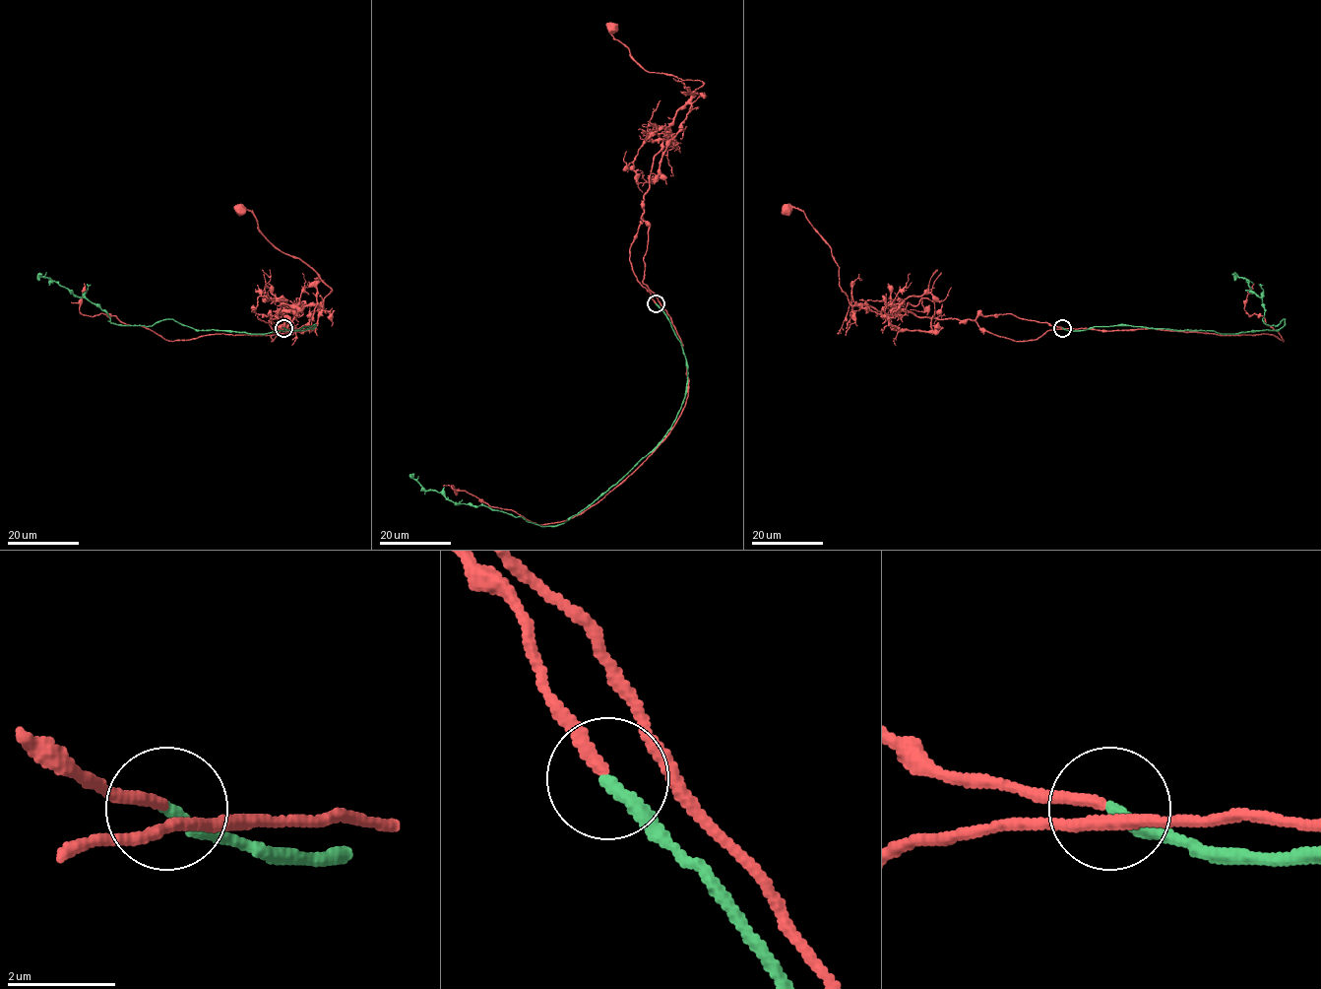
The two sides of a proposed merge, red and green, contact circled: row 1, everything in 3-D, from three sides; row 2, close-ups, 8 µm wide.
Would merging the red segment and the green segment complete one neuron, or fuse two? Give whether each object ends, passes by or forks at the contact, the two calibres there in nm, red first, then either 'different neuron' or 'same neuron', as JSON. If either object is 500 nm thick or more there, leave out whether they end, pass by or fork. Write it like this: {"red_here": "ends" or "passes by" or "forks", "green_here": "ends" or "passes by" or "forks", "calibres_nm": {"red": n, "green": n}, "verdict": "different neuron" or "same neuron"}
{"red_here": "passes by", "green_here": "ends", "calibres_nm": {"red": 150, "green": 240}, "verdict": "same neuron"}

